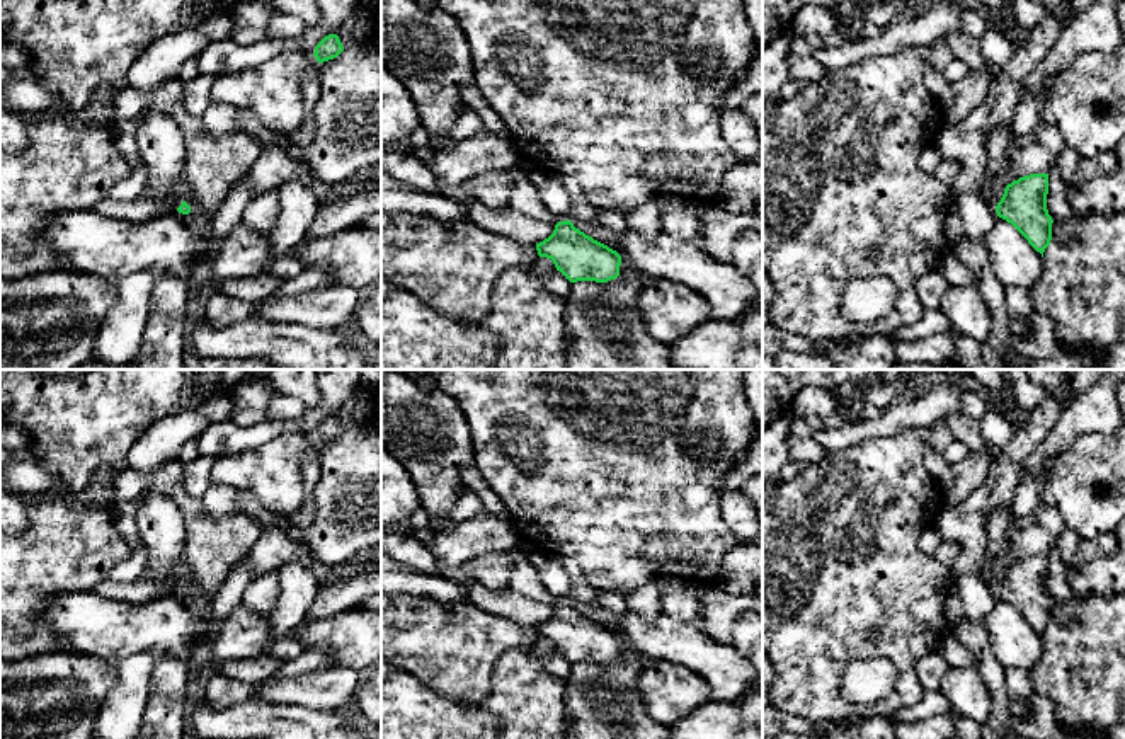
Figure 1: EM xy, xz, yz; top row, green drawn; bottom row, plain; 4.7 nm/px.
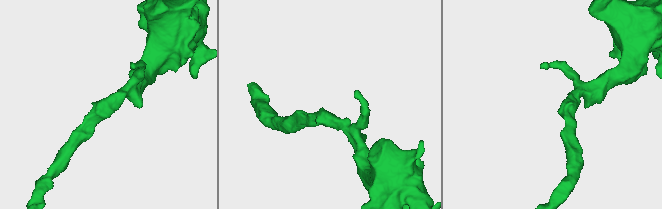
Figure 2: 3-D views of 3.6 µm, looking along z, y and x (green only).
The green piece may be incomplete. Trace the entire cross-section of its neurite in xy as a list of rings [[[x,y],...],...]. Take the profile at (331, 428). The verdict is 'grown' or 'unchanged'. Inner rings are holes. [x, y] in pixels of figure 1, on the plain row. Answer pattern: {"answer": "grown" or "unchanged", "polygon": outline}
{"answer": "unchanged", "polygon": [[[337,415],[325,417],[317,427],[313,438],[318,444],[337,439],[344,433],[344,427]]]}

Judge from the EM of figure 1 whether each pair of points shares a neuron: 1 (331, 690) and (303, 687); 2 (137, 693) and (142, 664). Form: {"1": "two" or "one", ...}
{"1": "one", "2": "one"}

